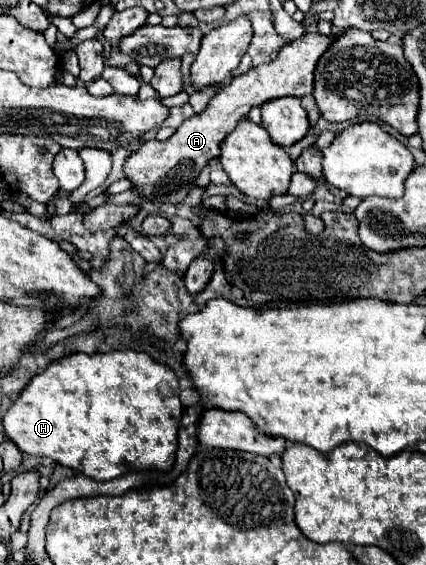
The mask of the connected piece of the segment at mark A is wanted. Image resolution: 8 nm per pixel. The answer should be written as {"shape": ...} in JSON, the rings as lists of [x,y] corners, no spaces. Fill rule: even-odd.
{"shape":[[[311,33],[295,39],[279,51],[279,57],[275,61],[253,67],[241,77],[233,77],[227,85],[223,85],[223,89],[215,93],[203,113],[183,121],[183,125],[167,141],[151,139],[141,143],[141,147],[133,151],[123,165],[125,177],[133,183],[133,189],[141,193],[141,199],[145,201],[145,195],[149,195],[149,201],[183,203],[189,191],[195,187],[195,179],[199,177],[203,165],[219,155],[219,143],[225,139],[227,133],[231,133],[231,129],[235,129],[241,117],[247,117],[251,107],[277,97],[311,95],[313,69],[333,37],[335,35],[323,37]],[[165,153],[169,153],[169,159],[165,157]]]}

